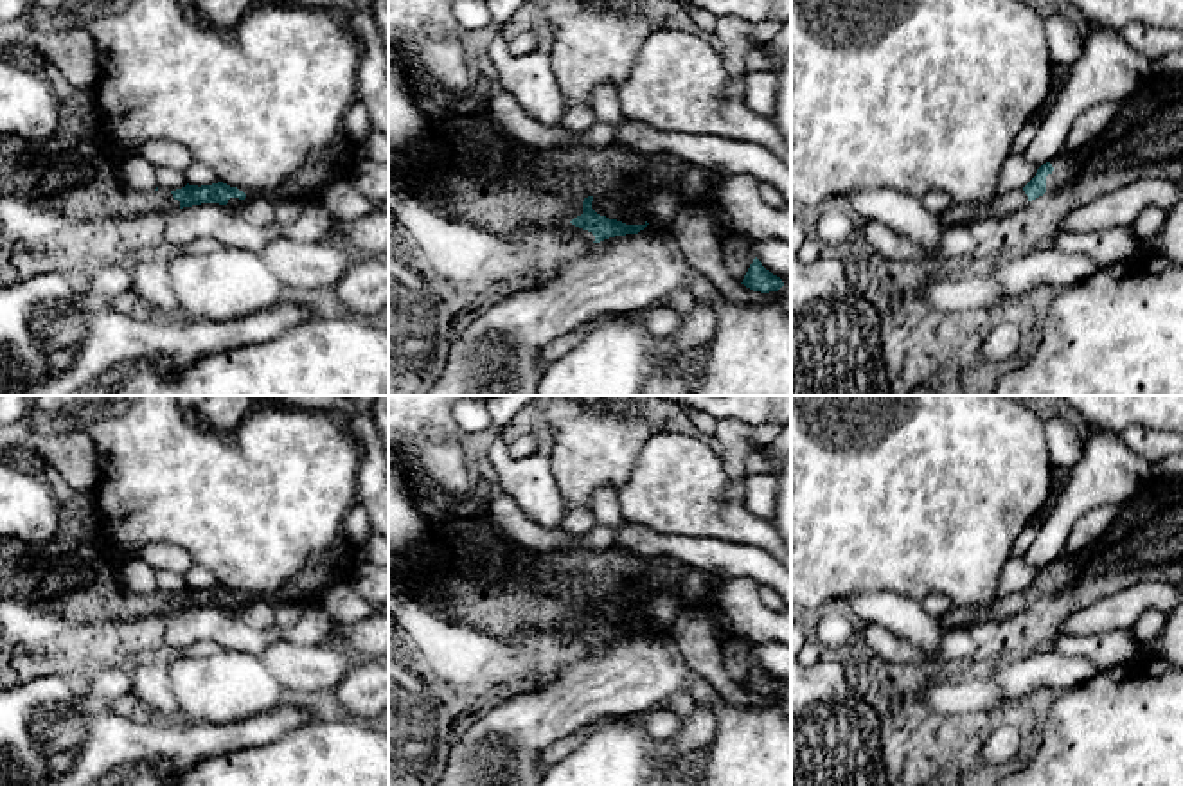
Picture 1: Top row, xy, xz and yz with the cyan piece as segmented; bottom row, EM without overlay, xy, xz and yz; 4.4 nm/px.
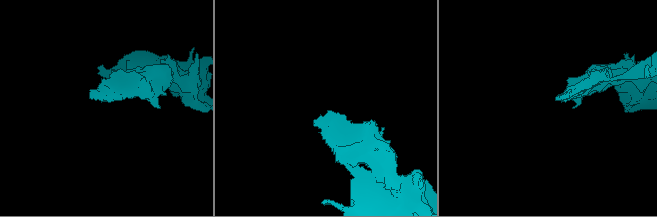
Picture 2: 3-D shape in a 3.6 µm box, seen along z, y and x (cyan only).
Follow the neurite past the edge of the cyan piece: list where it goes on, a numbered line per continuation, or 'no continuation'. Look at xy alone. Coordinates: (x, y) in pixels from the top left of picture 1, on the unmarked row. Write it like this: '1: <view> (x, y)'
1: xy (85, 590)

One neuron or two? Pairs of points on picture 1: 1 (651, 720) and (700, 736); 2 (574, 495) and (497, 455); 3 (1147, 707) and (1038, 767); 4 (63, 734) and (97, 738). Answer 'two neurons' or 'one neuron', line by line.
1: two neurons
2: two neurons
3: one neuron
4: one neuron

